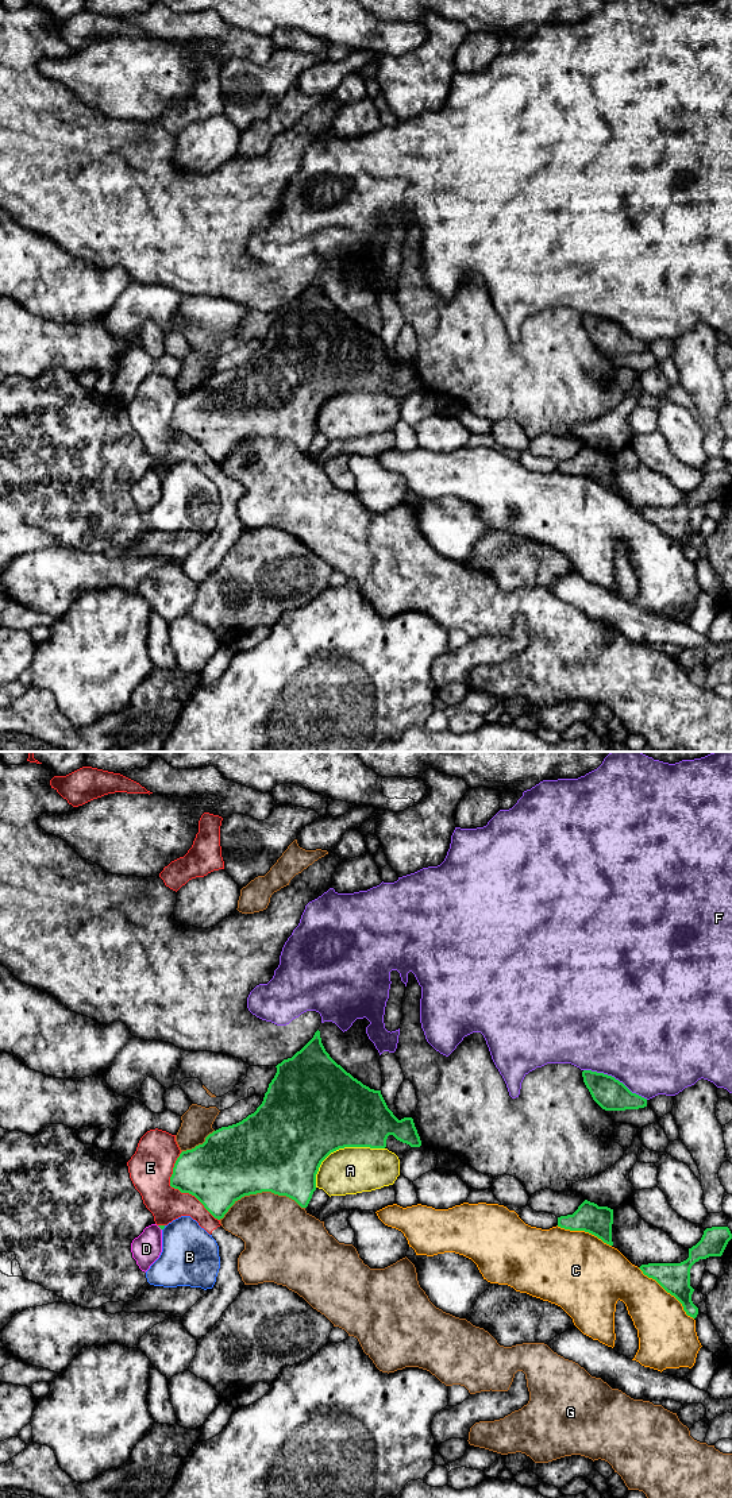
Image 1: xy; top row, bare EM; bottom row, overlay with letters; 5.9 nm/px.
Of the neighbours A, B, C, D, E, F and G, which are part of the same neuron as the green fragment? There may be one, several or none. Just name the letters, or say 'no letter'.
no letter

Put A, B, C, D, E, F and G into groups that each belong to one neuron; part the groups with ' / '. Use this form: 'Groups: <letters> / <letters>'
Groups: A / B / C / D / E / F / G

